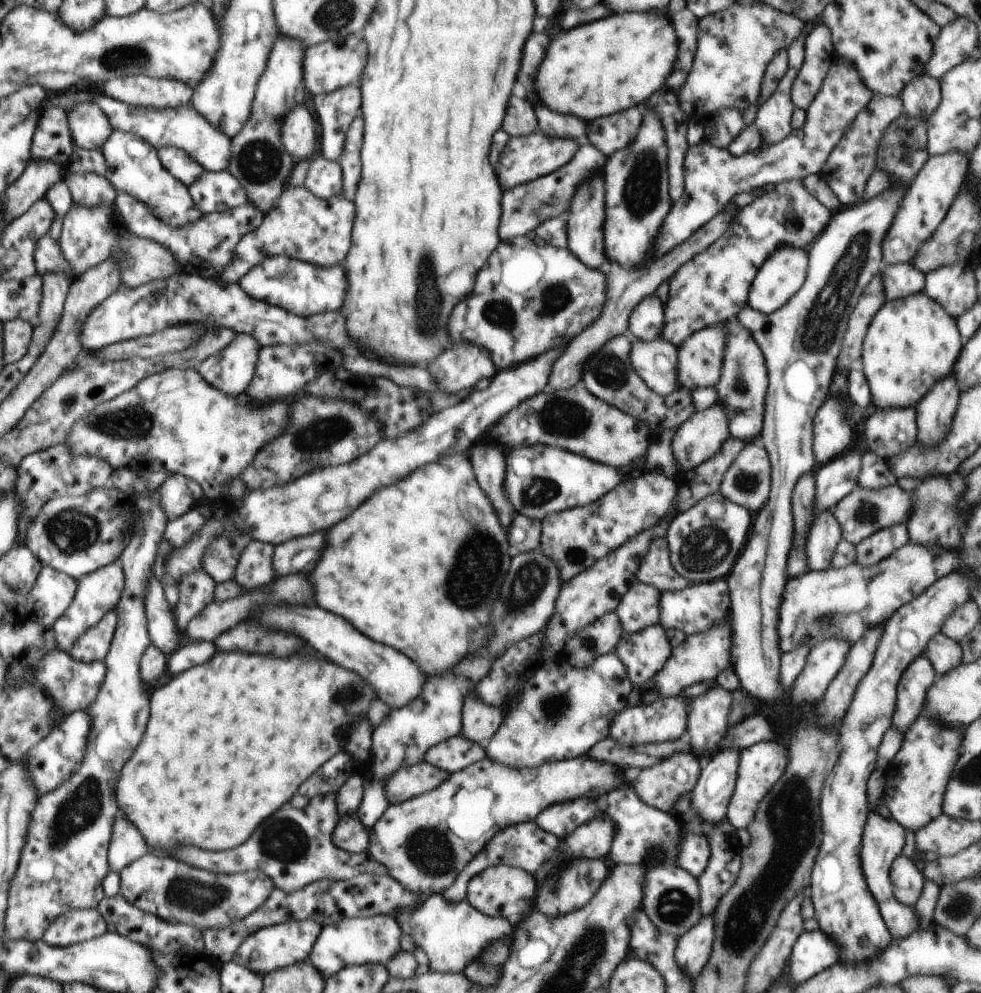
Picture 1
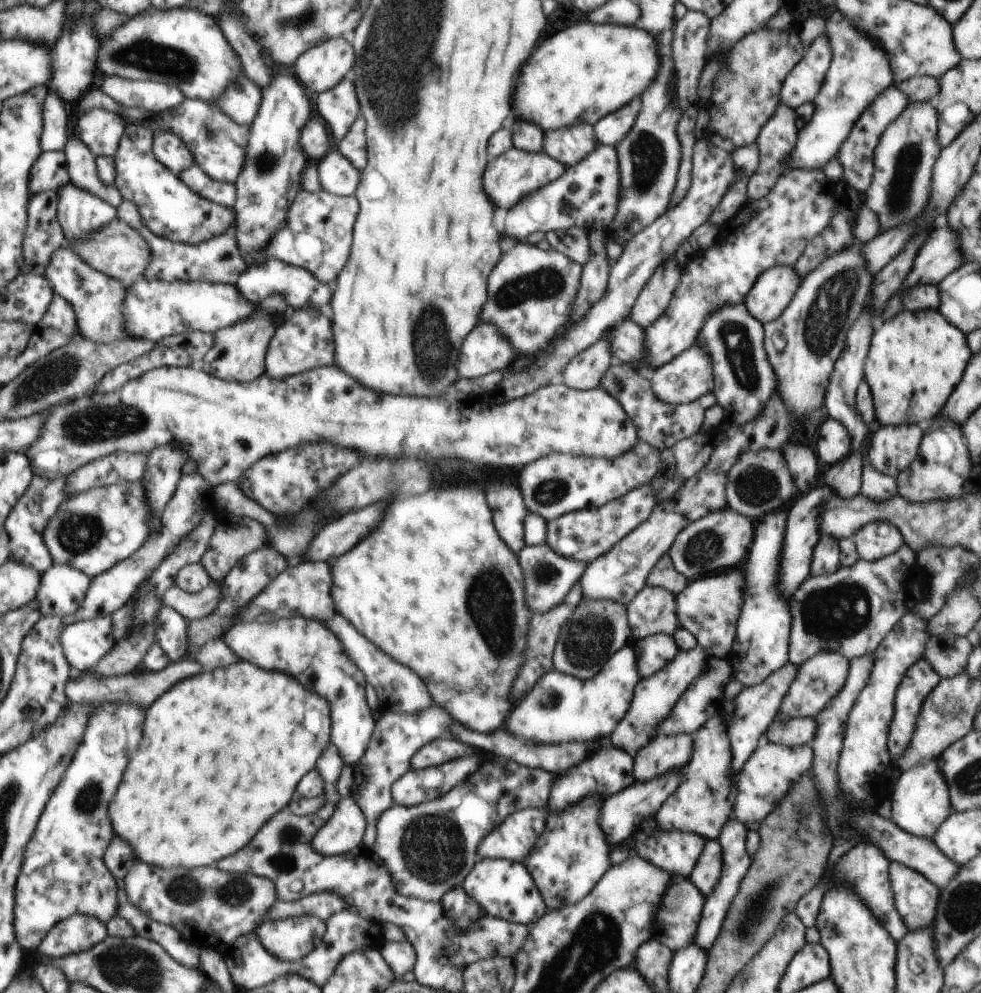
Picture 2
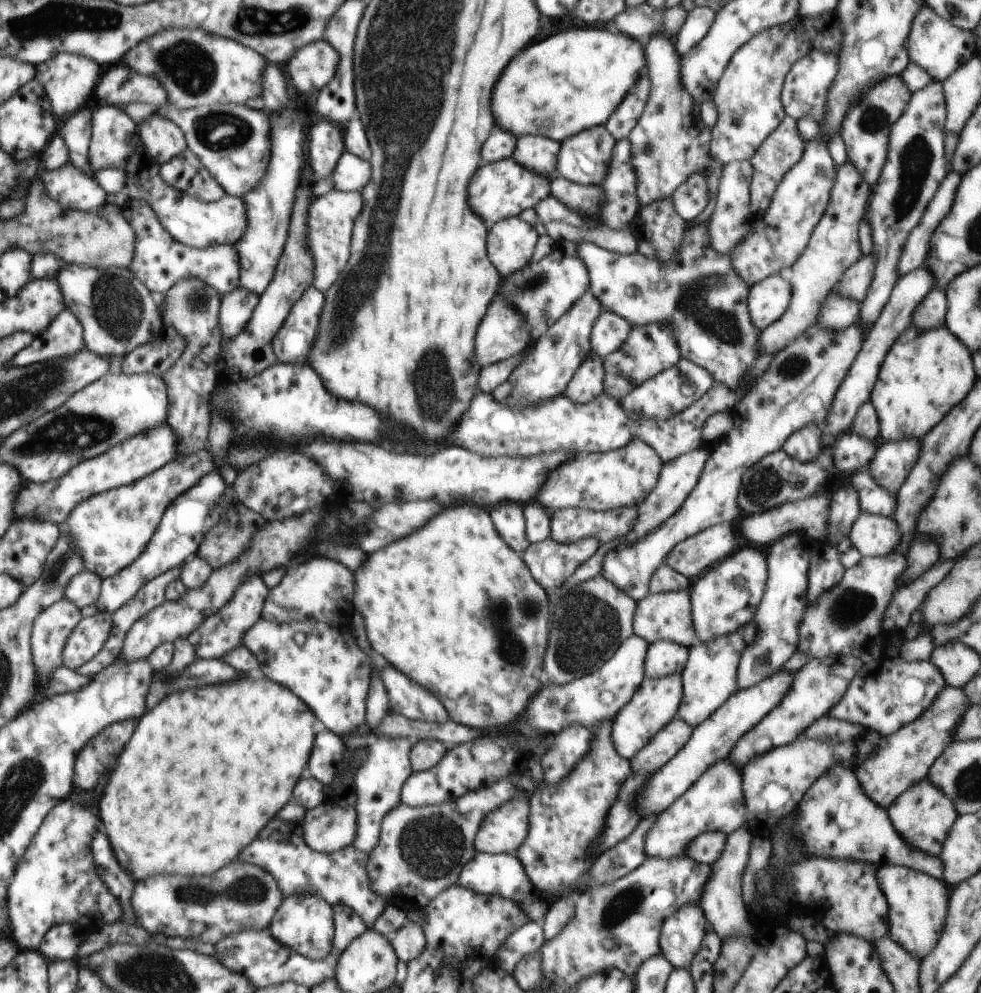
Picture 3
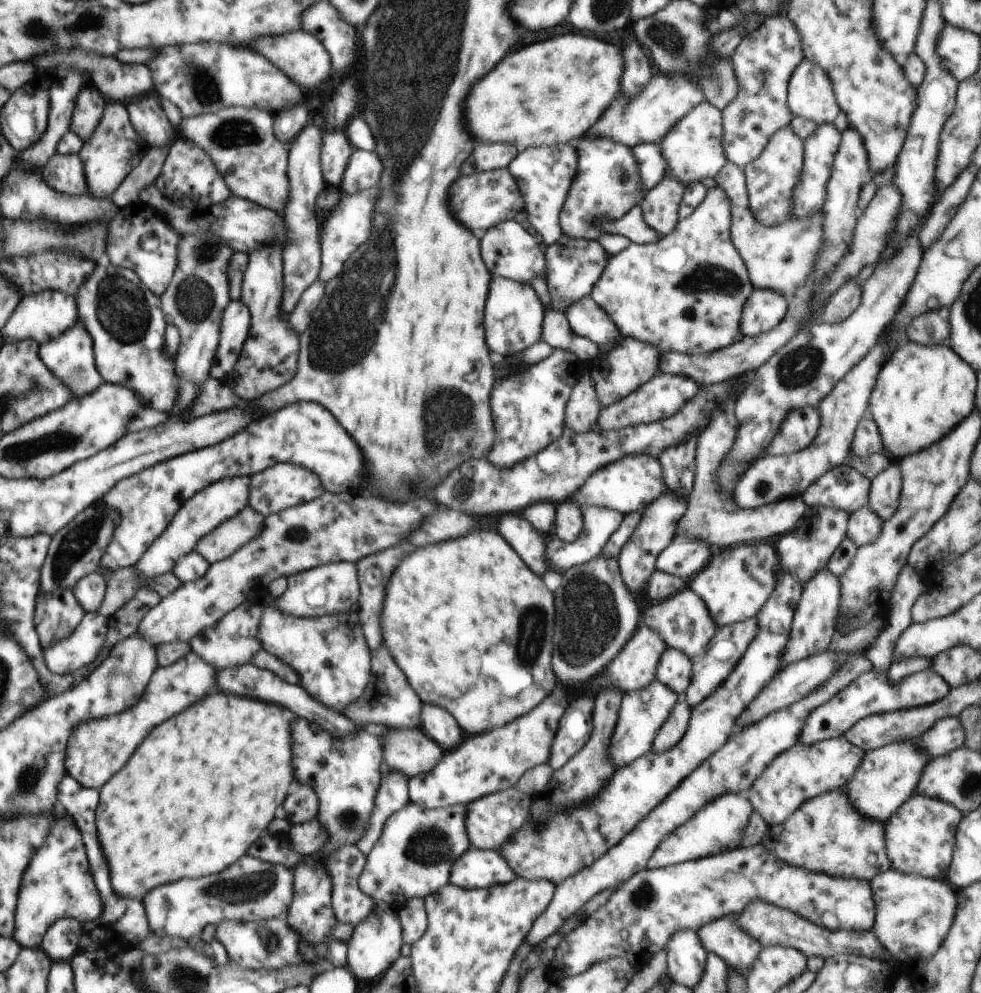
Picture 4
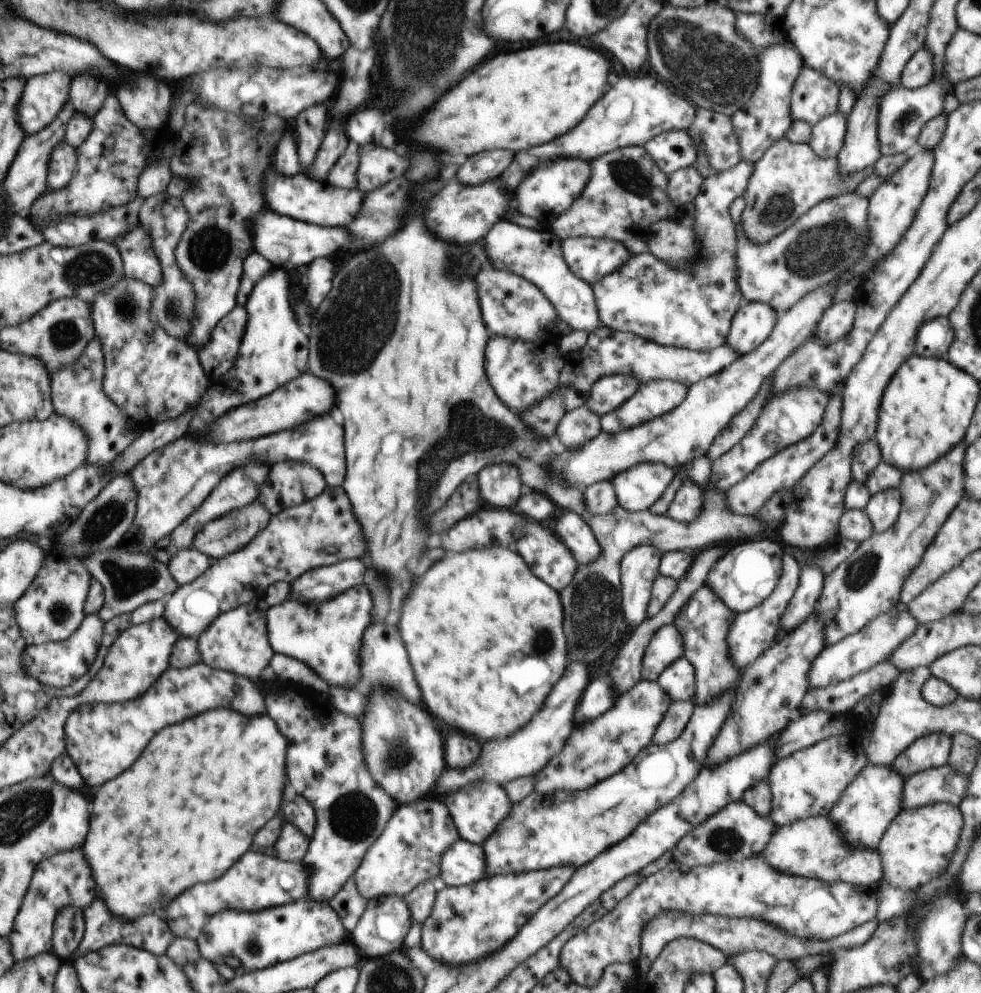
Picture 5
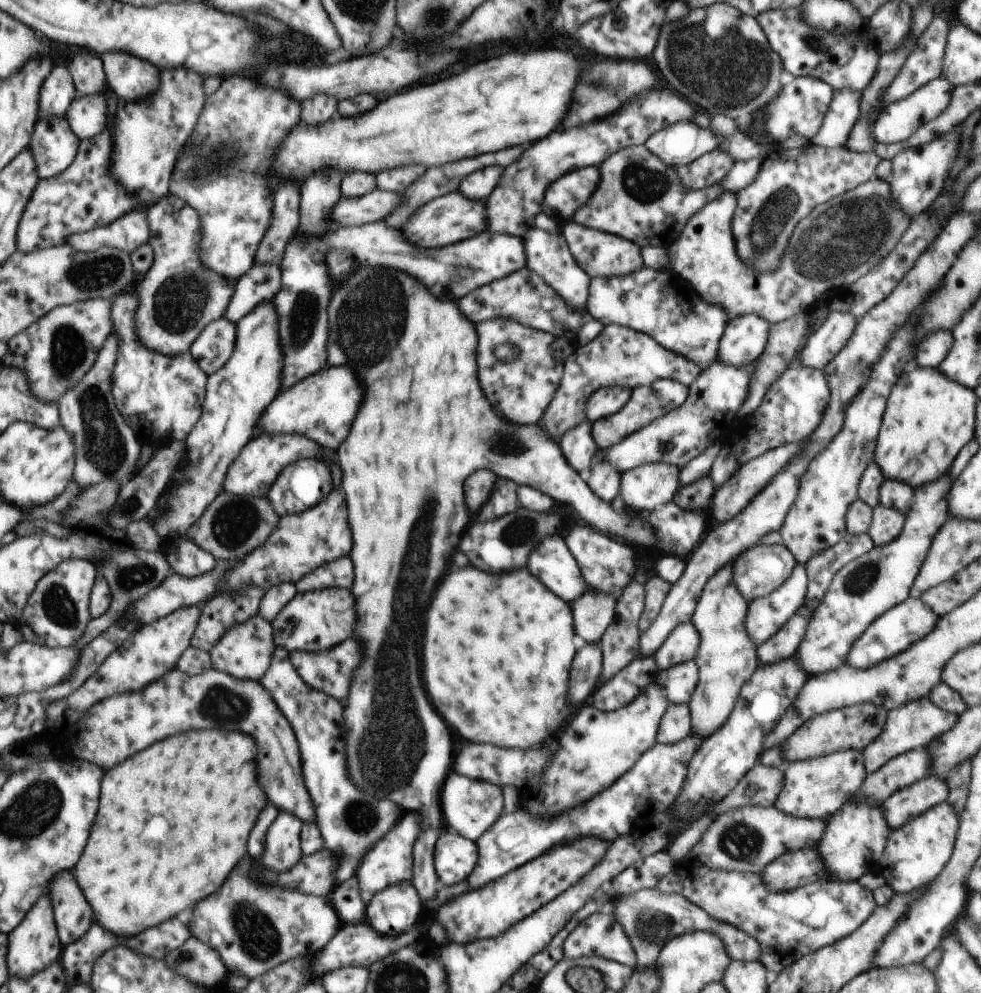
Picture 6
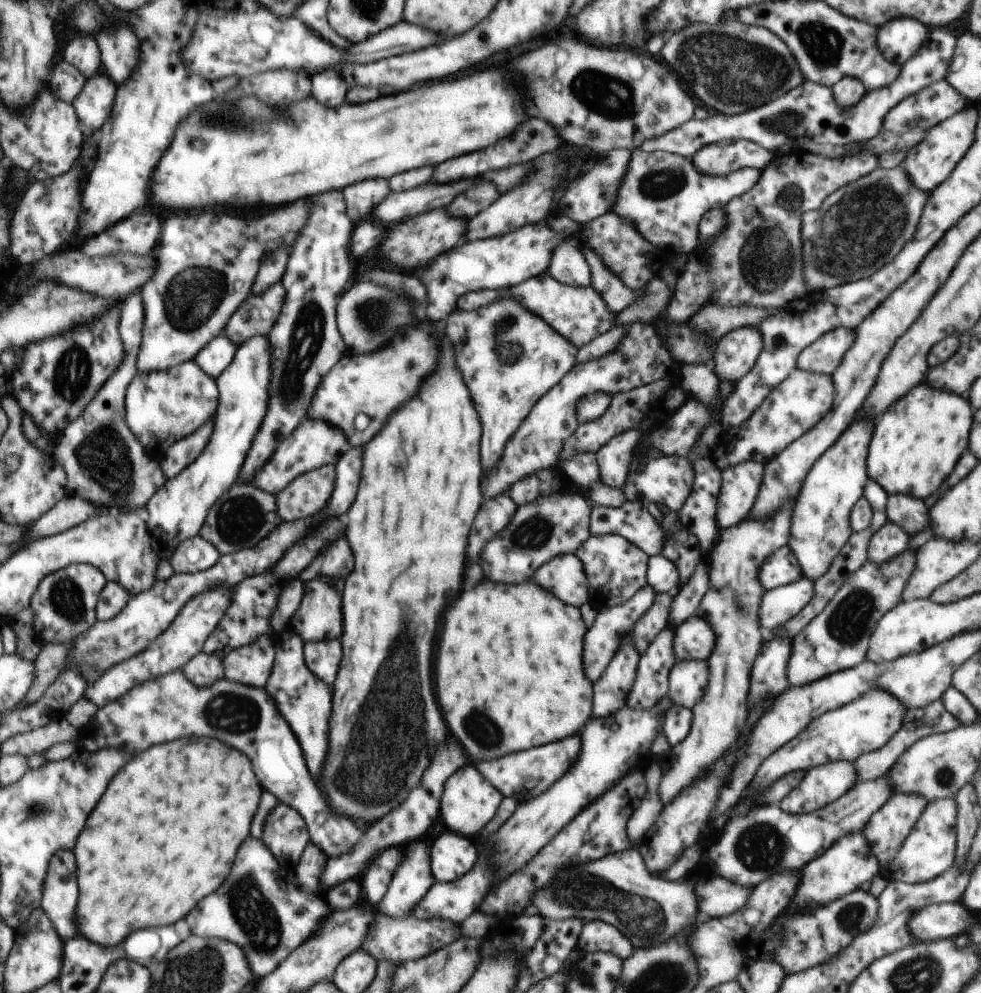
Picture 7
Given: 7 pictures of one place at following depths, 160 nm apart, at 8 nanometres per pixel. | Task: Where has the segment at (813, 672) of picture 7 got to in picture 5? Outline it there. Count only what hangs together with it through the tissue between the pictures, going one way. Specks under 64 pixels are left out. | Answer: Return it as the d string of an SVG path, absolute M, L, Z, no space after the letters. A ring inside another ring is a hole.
M965 438L943 457L920 471L903 474L899 486L901 511L898 520L883 533L874 533L830 574L825 576L817 612L824 623L826 645L860 632L879 614L900 601L903 584L919 565L927 546L938 534L949 514L965 497Z

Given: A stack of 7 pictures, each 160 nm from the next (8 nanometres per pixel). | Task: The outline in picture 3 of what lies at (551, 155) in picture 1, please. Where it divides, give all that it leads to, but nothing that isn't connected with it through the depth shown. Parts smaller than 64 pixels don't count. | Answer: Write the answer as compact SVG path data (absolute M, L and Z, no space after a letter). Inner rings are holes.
M512 157L502 162L486 164L476 170L474 178L468 186L468 198L470 208L478 216L482 216L484 222L498 222L518 215L526 208L535 208L541 200L551 194L550 178L537 175L533 171L526 170L520 166Z

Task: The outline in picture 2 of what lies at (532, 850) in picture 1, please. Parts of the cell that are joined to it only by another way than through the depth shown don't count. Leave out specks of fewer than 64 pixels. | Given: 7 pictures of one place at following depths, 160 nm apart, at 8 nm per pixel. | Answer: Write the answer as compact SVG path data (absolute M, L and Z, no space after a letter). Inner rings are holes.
M527 808L510 813L480 841L478 859L508 859L523 862L545 829L544 810Z

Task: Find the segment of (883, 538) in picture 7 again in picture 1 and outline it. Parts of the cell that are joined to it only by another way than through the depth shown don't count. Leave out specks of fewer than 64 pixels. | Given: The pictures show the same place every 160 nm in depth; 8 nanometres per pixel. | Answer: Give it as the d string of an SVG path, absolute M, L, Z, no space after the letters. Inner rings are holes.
M912 407L902 410L878 410L866 419L864 424L864 438L868 450L878 454L880 458L892 458L906 450L906 446L912 447L917 442L916 413Z

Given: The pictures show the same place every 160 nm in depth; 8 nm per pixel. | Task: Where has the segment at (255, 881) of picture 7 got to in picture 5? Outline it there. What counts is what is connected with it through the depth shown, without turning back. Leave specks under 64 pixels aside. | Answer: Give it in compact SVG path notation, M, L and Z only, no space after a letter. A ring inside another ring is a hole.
M301 898L285 905L254 912L234 909L221 910L220 913L213 914L208 918L205 928L195 940L200 956L203 959L218 964L226 956L234 956L234 958L240 960L243 971L252 972L260 969L264 970L266 967L295 959L300 955L325 946L338 945L339 942L347 940L349 935L342 922L340 922L333 903Z

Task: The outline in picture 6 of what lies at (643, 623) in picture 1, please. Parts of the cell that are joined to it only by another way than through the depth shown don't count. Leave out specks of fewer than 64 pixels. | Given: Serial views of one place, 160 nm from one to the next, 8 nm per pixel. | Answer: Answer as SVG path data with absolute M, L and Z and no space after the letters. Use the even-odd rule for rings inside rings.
M733 563L719 568L701 591L693 617L700 635L700 646L694 661L699 668L699 679L689 706L691 734L708 738L722 728L741 693L744 683L758 668L757 646L745 627L749 604L733 581Z

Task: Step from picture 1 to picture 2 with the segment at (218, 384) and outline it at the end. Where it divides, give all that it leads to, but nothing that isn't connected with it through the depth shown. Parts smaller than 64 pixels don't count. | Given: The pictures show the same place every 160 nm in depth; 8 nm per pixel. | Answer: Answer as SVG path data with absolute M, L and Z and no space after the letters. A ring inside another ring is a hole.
M280 294L267 296L257 304L257 313L236 325L217 330L214 335L214 344L202 359L204 372L222 378L222 380L236 380L236 382L250 382L264 374L264 362L270 339L274 336L279 319L285 317L291 310L287 300Z

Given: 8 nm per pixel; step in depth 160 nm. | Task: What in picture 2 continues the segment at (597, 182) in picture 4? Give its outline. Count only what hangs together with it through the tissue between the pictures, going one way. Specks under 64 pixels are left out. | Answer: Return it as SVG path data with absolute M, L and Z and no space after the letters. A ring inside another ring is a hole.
M578 123L544 133L544 152L566 168L580 163L598 145L594 127L590 123Z

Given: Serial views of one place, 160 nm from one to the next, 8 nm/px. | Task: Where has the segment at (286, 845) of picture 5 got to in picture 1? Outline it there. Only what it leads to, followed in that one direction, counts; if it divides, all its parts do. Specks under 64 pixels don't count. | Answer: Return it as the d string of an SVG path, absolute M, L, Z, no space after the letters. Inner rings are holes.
M352 813L339 819L332 831L331 841L346 852L364 853L370 844L369 831L362 824L358 813Z

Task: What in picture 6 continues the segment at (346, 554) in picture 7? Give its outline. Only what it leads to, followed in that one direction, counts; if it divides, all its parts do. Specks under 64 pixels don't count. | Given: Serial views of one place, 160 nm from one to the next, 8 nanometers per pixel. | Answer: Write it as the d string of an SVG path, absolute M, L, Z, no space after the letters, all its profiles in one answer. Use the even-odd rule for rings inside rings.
M342 556L342 558L336 558L324 566L319 566L316 570L310 571L298 582L295 582L295 585L298 593L305 593L336 586L350 588L352 582L354 582L352 560L348 556Z

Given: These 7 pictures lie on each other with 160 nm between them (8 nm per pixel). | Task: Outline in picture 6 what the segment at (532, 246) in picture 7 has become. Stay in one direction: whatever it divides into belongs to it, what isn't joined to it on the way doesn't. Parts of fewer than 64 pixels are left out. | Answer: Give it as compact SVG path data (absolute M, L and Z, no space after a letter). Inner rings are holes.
M384 222L352 228L340 226L340 228L334 228L334 232L328 232L324 240L330 246L330 250L334 248L352 250L354 256L366 266L382 266L396 272L406 272L418 278L426 288L430 288L432 296L446 298L446 300L458 300L484 284L490 284L494 280L514 274L526 267L527 260L522 237L490 234L490 232L482 232L474 238L468 238L464 242L452 244L448 248L438 248L438 250L424 250L424 248L412 246L410 242L402 238L398 230L386 226ZM462 270L464 270L464 276L462 276Z

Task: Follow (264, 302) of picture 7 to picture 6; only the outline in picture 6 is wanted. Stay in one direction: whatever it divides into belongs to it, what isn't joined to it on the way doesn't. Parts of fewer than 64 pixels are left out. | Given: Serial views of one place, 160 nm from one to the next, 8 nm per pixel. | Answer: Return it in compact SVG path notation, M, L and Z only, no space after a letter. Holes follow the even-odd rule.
M254 266L250 274L242 275L235 286L225 318L236 324L258 304L272 300L280 290L280 268L278 266Z

